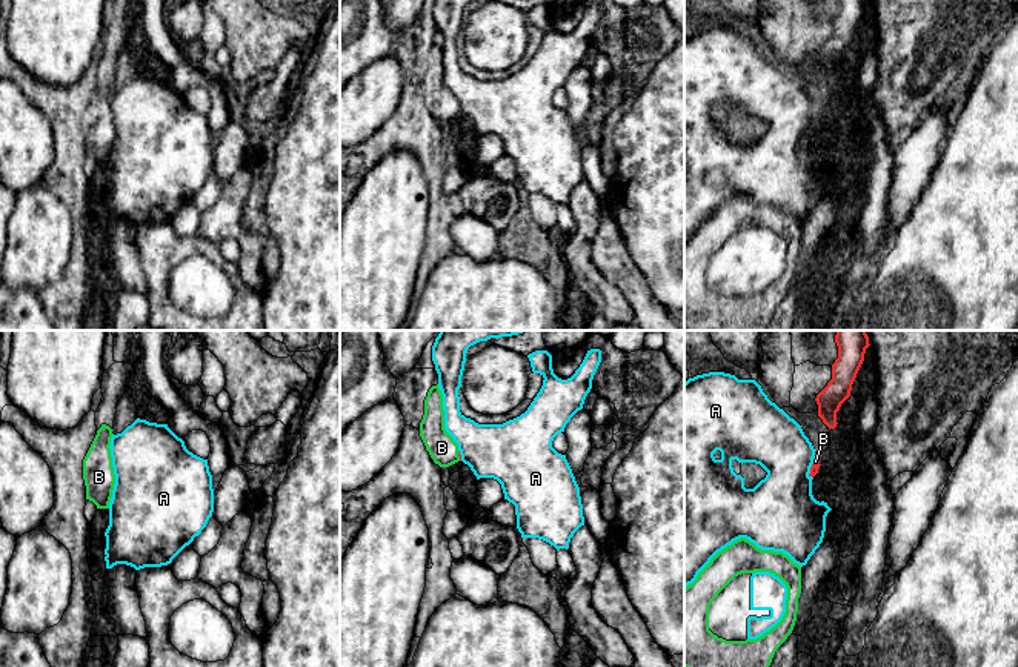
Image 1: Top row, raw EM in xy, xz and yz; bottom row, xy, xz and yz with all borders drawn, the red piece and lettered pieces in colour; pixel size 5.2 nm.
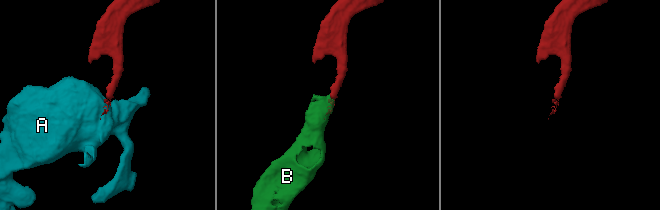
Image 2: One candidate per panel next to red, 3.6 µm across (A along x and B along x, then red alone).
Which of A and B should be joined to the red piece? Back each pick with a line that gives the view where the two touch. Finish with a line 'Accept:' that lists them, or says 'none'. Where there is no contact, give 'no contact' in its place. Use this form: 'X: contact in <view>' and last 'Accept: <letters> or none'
B: contact in yz
Accept: B

